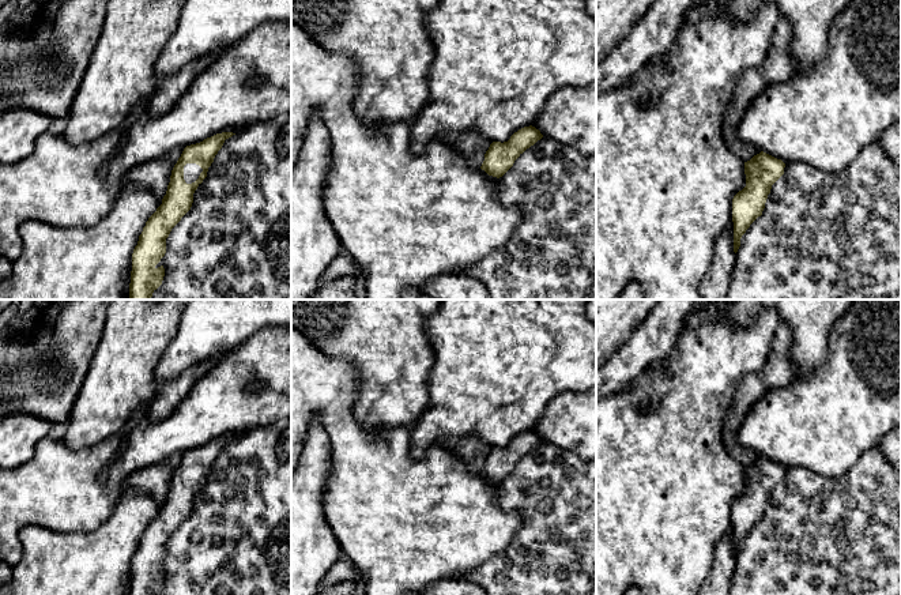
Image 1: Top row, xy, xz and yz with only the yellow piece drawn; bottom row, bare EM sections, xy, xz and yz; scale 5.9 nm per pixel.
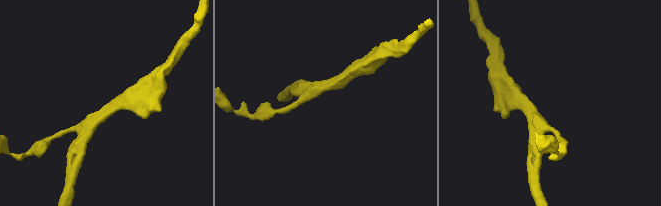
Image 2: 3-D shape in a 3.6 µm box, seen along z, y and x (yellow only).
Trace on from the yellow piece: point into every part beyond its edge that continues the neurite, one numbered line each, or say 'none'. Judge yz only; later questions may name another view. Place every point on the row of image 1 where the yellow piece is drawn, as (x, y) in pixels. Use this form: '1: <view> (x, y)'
none

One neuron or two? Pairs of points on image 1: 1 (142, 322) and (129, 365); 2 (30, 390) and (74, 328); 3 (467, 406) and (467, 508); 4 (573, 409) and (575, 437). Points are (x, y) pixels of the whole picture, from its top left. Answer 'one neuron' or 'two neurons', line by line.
1: one neuron
2: one neuron
3: two neurons
4: one neuron

